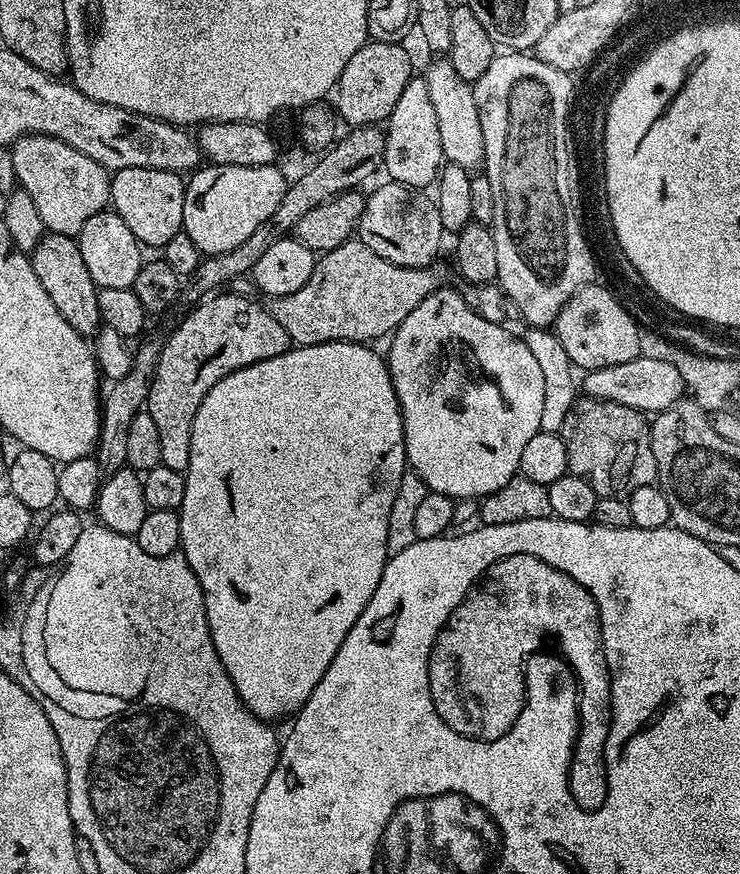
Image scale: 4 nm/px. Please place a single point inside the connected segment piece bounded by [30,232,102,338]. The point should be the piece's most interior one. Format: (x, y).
(57, 259)

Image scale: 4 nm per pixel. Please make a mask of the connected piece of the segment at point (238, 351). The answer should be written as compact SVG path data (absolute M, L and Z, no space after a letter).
M231 290L209 295L169 334L168 341L163 341L146 411L158 426L158 439L162 442L160 463L170 470L188 471L194 414L198 414L198 406L210 389L234 370L288 351L286 330L274 322L263 303L256 302L253 297L238 296Z

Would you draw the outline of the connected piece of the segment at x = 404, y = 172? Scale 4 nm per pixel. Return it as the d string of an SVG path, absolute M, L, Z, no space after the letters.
M414 78L406 90L402 90L398 103L387 118L383 171L388 171L389 181L424 190L428 183L429 187L439 177L444 163L442 141L438 139L438 118L434 114L434 105L430 102L430 90L426 90L424 79Z

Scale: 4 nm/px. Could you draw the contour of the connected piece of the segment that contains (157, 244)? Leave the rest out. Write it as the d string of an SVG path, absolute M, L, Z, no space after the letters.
M127 168L112 172L111 207L130 226L130 234L140 240L145 249L163 249L174 234L184 227L182 206L184 205L185 177L178 172L166 170L150 170L149 168Z

